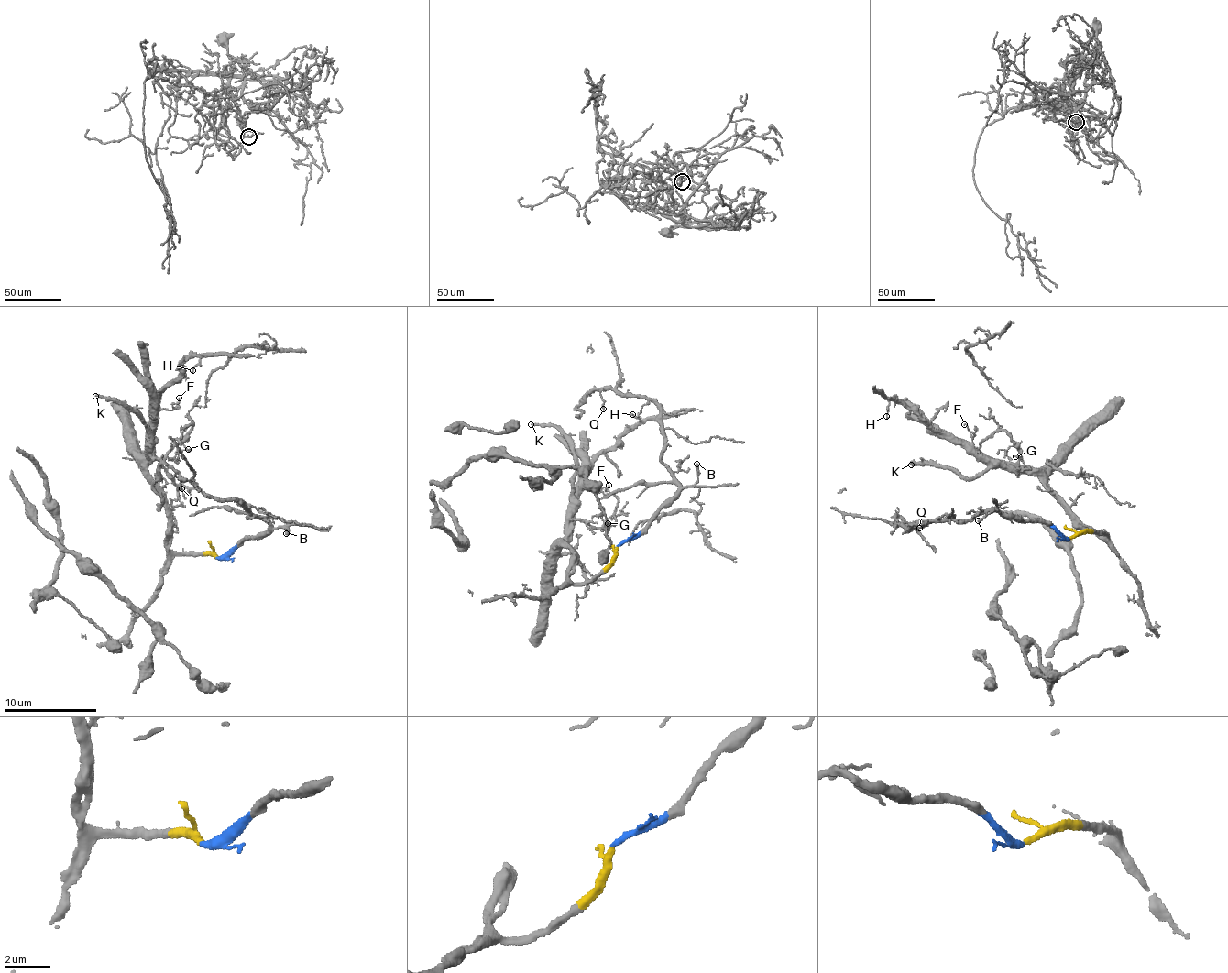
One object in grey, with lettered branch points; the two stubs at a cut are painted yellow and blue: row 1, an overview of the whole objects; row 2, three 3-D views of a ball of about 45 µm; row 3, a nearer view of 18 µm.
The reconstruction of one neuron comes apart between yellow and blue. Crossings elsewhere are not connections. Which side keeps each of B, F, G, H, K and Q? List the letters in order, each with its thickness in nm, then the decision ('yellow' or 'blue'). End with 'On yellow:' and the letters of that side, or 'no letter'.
B: 180 nm thick; blue
F: 100 nm thick; yellow
G: 90 nm thick; yellow
H: 120 nm thick; yellow
K: 180 nm thick; yellow
Q: 110 nm thick; blue
On yellow: F, G, H, K

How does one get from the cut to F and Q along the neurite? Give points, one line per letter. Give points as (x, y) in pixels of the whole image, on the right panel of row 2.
F: (1069, 539), (1087, 530), (1105, 535), (1078, 521), (1038, 477), (987, 460), (964, 423)
Q: (1069, 539), (1043, 522), (995, 511), (922, 521), (912, 526), (909, 532), (897, 520), (920, 528)

